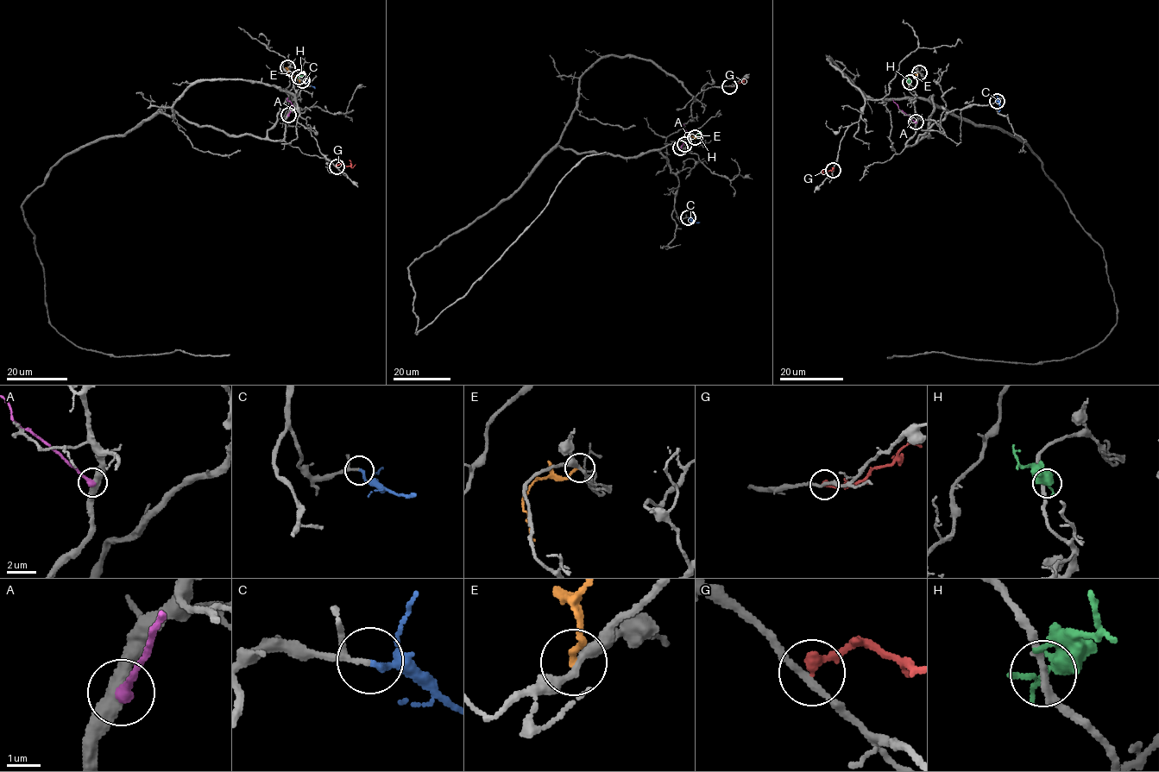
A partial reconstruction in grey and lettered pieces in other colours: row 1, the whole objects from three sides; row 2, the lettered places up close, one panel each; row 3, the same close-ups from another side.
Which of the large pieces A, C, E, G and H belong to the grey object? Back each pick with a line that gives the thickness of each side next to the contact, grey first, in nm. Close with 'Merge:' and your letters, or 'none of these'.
C: 140 nm thick on the grey side, 190 nm on the other
Merge: C

